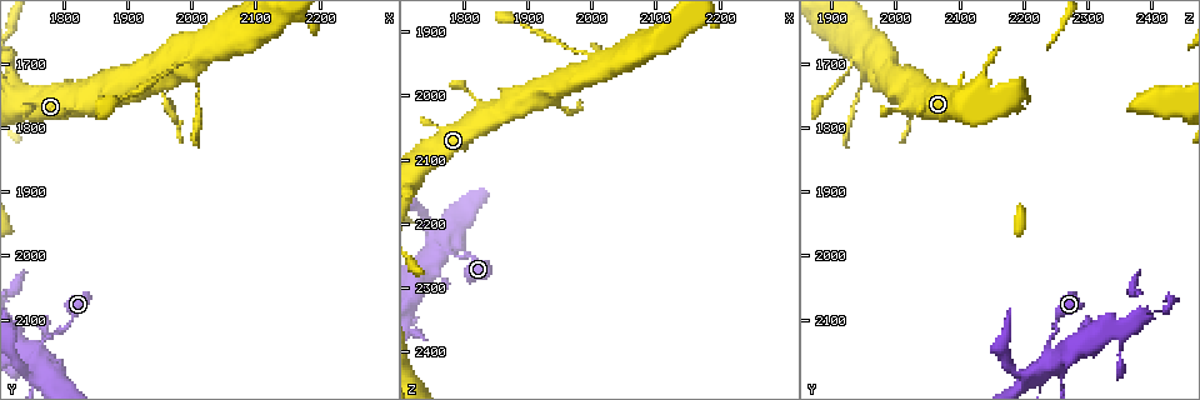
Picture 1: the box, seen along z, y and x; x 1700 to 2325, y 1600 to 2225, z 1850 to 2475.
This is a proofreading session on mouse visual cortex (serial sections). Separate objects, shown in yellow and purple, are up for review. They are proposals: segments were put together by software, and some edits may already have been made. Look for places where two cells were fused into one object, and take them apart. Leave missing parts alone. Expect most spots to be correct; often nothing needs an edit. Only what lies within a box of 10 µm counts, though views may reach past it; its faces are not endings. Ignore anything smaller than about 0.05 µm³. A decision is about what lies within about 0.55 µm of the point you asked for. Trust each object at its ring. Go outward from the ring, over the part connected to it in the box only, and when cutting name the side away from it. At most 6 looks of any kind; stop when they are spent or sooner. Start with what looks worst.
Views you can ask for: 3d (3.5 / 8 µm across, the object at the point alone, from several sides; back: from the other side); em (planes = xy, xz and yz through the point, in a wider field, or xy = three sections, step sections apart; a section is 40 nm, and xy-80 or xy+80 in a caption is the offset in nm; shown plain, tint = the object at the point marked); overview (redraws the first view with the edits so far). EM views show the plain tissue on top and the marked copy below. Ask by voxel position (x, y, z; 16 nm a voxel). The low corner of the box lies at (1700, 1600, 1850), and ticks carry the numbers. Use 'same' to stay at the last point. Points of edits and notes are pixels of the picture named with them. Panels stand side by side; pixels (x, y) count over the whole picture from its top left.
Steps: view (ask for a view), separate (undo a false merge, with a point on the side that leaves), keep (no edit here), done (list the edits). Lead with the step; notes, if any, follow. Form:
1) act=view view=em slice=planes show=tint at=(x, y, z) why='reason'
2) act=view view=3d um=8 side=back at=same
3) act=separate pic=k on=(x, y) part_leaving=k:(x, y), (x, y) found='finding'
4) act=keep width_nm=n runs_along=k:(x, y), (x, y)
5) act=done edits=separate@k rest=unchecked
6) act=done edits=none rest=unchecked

act=view view=3d um=3.5 side=back at=(1760, 2155, 2250) why='looks like a crossing'

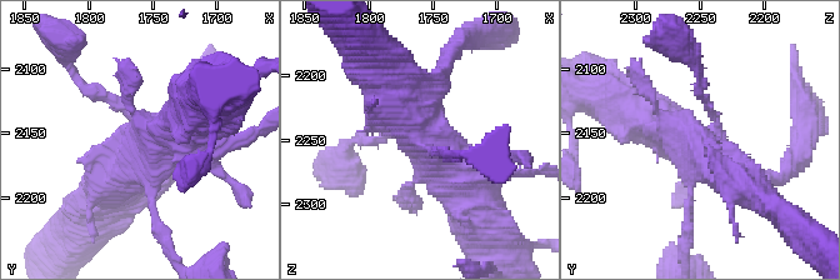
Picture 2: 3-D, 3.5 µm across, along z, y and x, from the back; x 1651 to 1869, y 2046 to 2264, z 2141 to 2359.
act=view view=em slice=xy step=5 show=tint at=(1758, 2158, 2250) why='need the tissue'

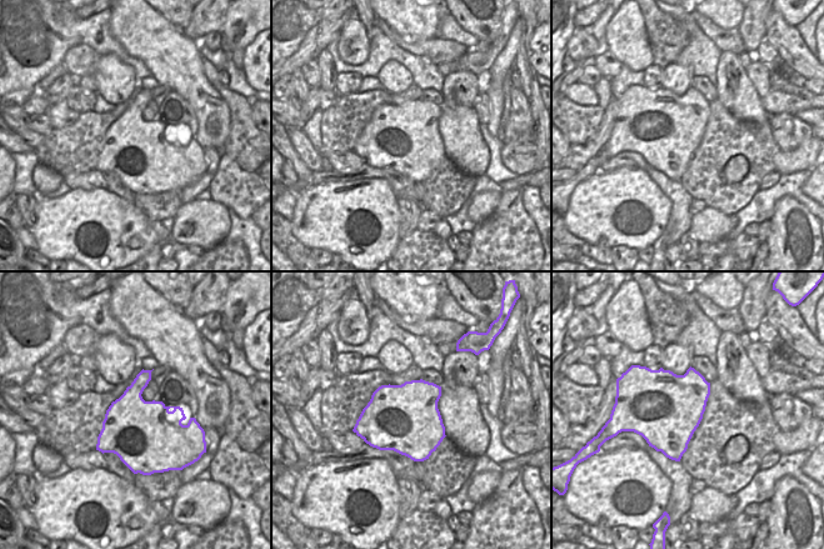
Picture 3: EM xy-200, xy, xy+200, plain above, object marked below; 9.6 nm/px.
act=keep runs_along=2:(371, 141), (418, 125), (468, 195) found='all the same cell'

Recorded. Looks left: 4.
act=view view=3d um=3.5 at=(1835, 1755, 2035) why='abrupt turn'

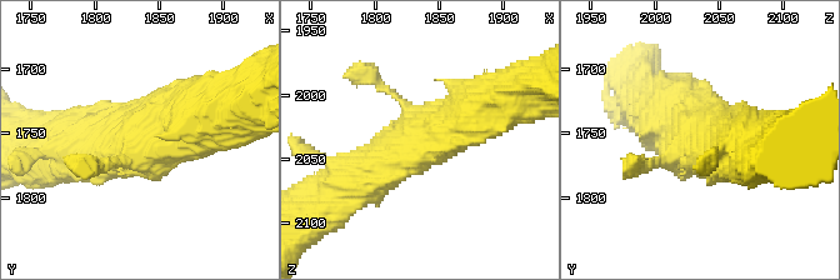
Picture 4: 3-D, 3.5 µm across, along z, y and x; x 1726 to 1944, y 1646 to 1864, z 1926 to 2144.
act=view view=em slice=xy step=3 show=tint at=(1834, 1756, 2032) why='shape alone is not enough'

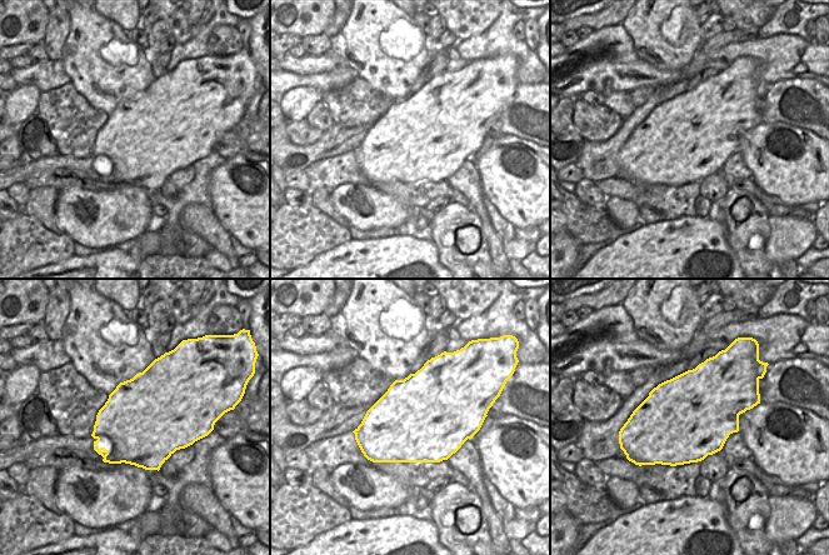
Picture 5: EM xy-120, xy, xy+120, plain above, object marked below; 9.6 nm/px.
act=keep width_nm=850 runs_along=4:(353, 183), (486, 103) found='all the same cell'

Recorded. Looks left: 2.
act=view view=3d um=3.5 at=(1995, 1690, 1940) why='branch point'

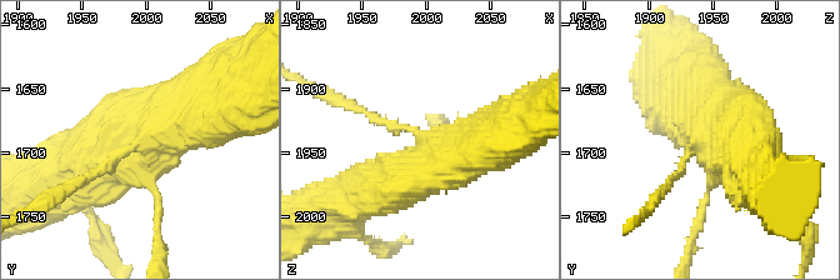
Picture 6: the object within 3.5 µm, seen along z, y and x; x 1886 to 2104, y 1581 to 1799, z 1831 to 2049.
act=view view=em slice=xy step=3 show=tint at=(2000, 1696, 1942)

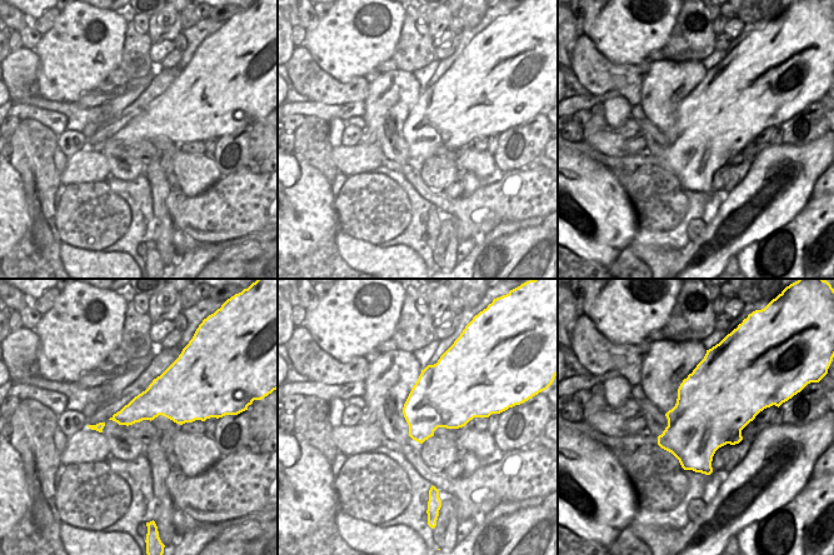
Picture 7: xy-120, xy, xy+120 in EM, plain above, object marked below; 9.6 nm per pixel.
act=keep width_nm=500 runs_along=6:(94, 156), (233, 91) found='one cell here'

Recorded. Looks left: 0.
act=done edits=none rest=unchecked

